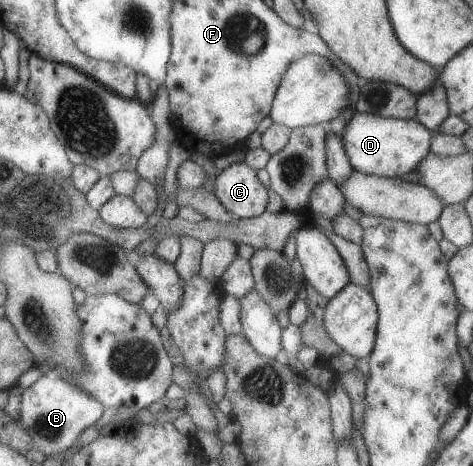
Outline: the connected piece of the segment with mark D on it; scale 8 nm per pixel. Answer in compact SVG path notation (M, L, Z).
M354 113L345 124L341 141L350 166L359 173L384 178L401 178L429 155L430 131L415 119L400 120Z

